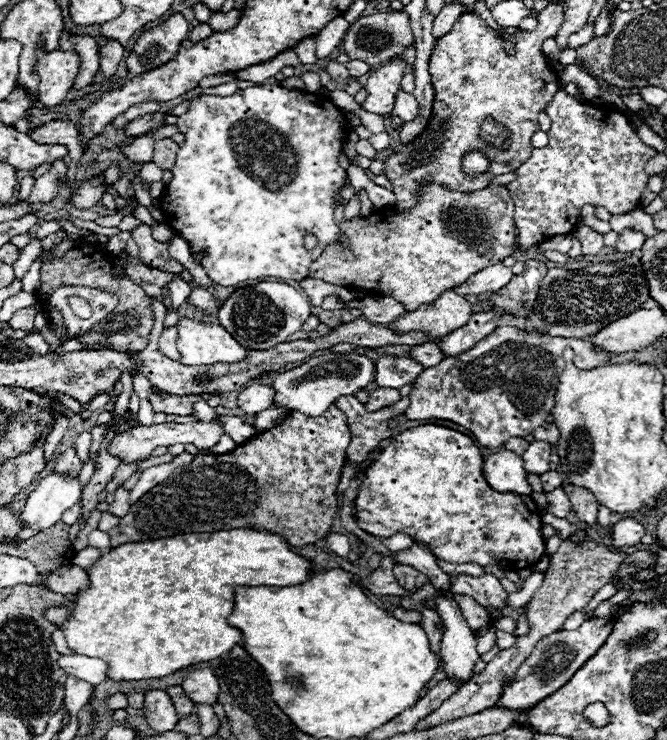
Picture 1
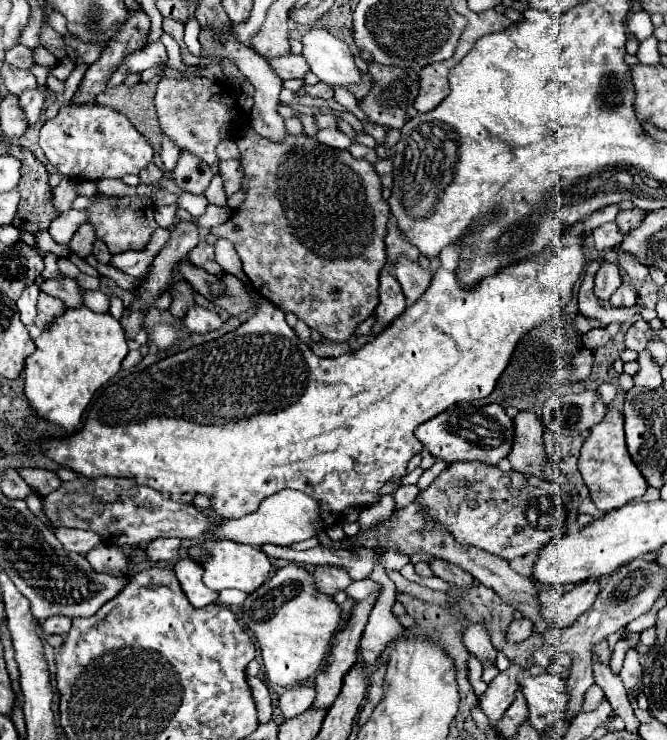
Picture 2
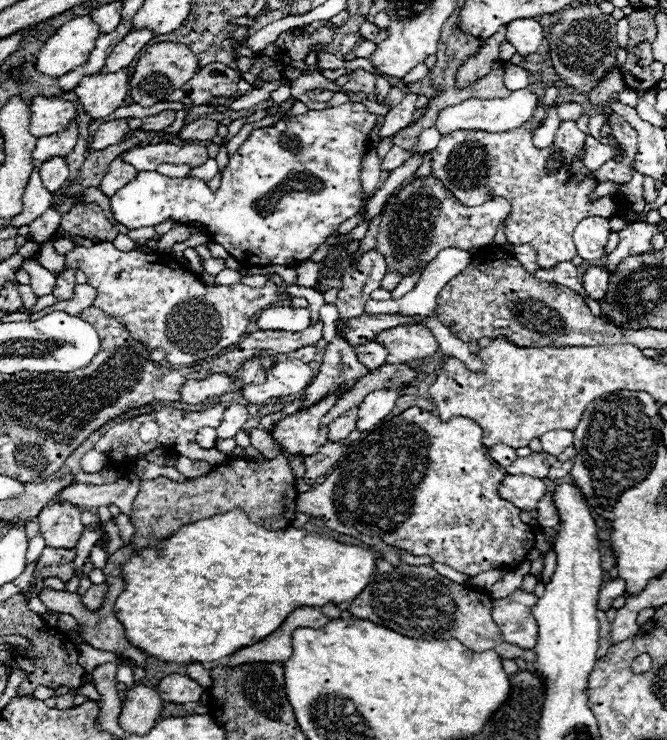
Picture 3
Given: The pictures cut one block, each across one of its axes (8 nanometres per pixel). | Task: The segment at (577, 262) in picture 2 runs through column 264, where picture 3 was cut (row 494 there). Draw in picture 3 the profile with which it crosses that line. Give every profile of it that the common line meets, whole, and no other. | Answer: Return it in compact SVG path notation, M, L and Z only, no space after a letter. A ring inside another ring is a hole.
M408 408L402 414L394 416L392 420L378 424L378 428L368 432L368 436L362 442L350 446L348 454L344 456L344 460L338 464L338 468L320 486L316 486L310 492L298 494L296 508L298 508L298 512L304 512L304 514L310 514L310 516L316 516L316 518L324 520L324 524L328 528L336 530L336 532L352 536L352 528L354 528L360 534L366 534L370 538L380 538L382 542L386 542L390 546L396 546L396 548L400 548L400 550L404 550L404 552L408 552L412 556L430 556L436 562L448 564L448 566L452 566L458 572L464 572L468 576L476 576L480 572L486 572L490 568L500 568L500 566L516 568L528 556L528 552L534 548L534 544L536 544L534 532L532 532L530 524L524 524L520 520L520 508L516 508L514 504L510 504L510 502L506 502L506 500L502 500L498 496L498 484L502 482L504 472L498 470L496 466L492 466L492 460L486 454L486 450L488 448L482 444L482 428L476 422L472 422L472 420L468 420L464 416L456 416L456 418L448 420L448 422L444 422L444 420L440 420L438 416L434 416L434 414L426 412L426 410Z

